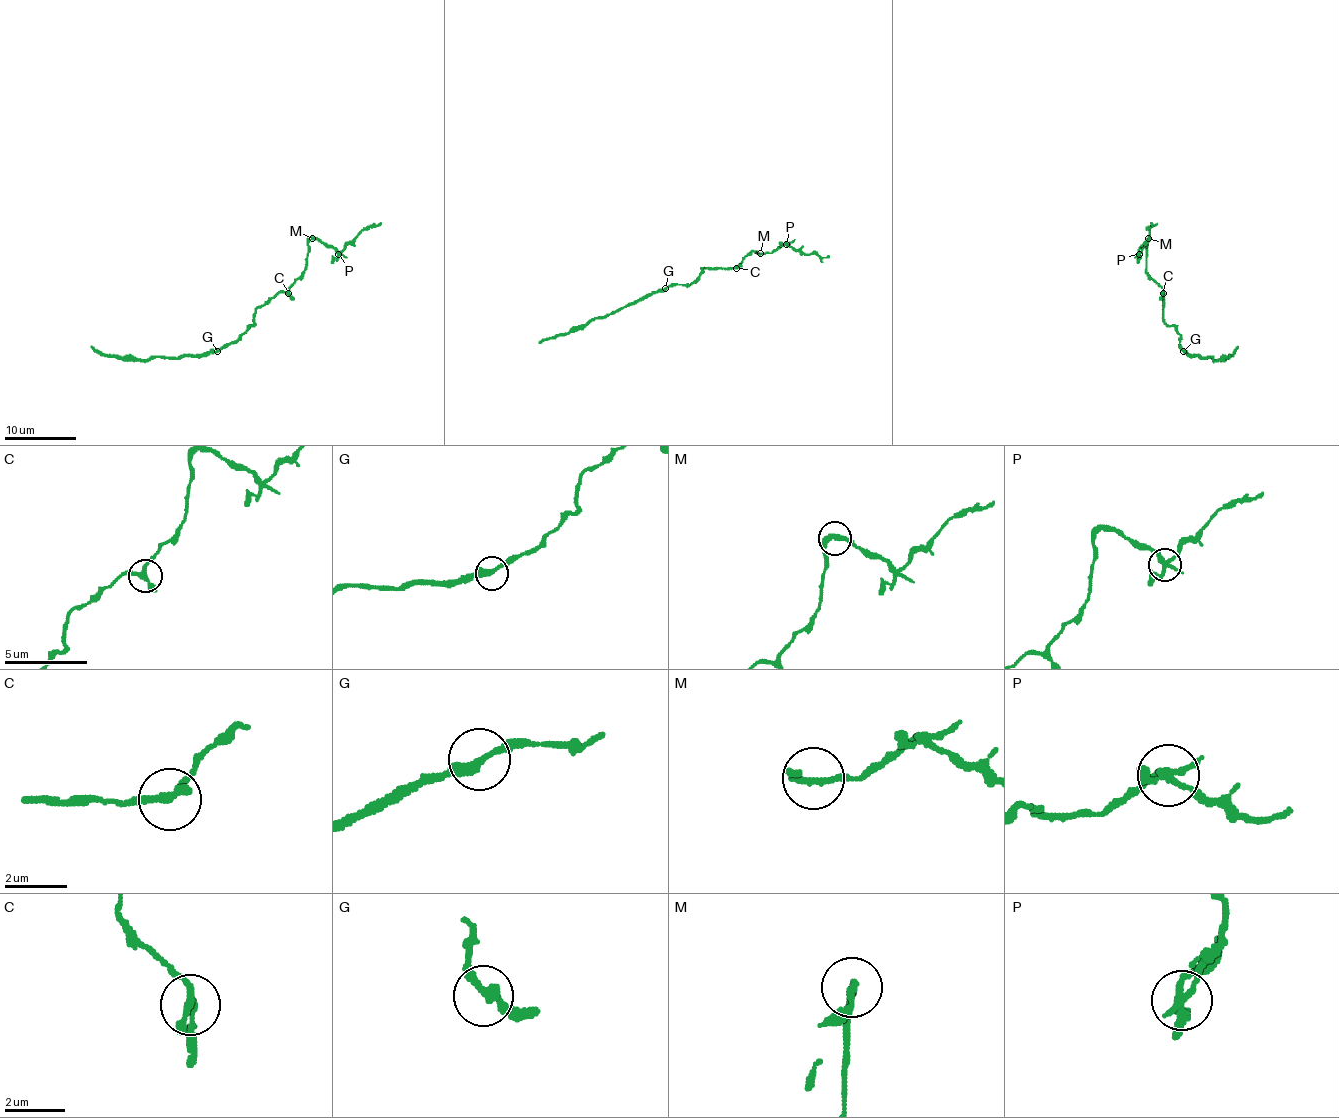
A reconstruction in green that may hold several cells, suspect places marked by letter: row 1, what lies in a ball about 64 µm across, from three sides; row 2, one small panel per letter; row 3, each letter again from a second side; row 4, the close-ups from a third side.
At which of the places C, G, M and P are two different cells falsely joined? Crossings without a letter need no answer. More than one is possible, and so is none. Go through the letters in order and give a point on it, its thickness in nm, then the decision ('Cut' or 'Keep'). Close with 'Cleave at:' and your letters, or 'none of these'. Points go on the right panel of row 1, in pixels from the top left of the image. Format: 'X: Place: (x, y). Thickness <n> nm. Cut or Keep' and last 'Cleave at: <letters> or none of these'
C: Place: (1163, 293). Thickness 240 nm. Keep
G: Place: (1183, 351). Thickness 320 nm. Keep
M: Place: (1148, 238). Thickness 260 nm. Keep
P: Place: (1139, 254). Thickness 240 nm. Cut
Cleave at: P

